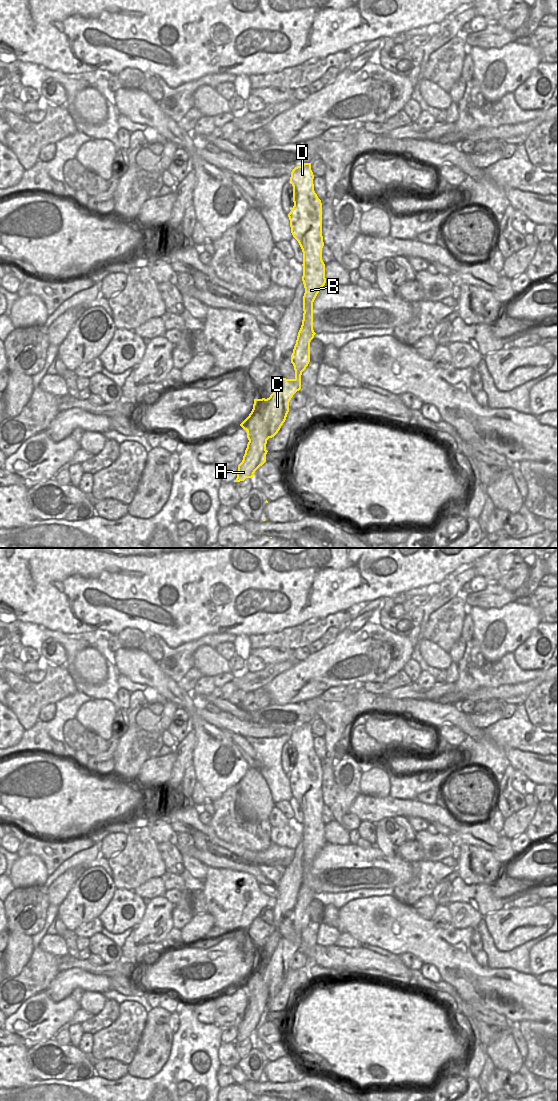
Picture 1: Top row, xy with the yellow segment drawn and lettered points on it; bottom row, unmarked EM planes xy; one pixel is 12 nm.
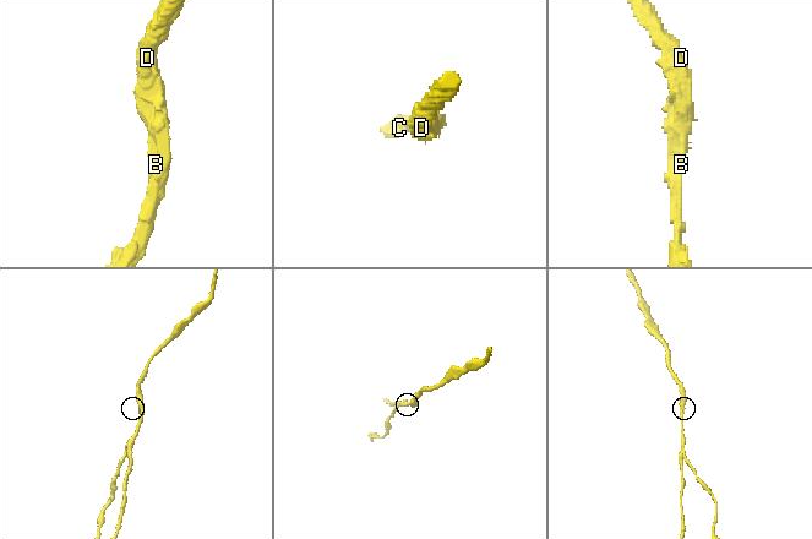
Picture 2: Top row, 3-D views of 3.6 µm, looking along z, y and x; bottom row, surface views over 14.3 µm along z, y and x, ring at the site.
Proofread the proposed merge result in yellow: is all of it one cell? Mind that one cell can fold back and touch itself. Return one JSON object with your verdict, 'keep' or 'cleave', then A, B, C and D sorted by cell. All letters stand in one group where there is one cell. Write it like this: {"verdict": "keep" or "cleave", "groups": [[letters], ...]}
{"verdict": "cleave", "groups": [["A"], ["B", "C", "D"]]}

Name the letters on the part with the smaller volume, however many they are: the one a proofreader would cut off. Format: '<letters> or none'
A

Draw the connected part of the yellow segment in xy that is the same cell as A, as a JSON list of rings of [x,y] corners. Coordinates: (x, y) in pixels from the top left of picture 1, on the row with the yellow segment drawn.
[[[247,432],[249,440],[242,462],[238,465],[237,478],[235,482],[244,481],[246,478],[253,478],[253,471],[249,469],[249,464],[255,452],[255,436]]]

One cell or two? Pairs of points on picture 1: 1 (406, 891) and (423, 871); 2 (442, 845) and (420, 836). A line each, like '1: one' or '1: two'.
1: one
2: one

